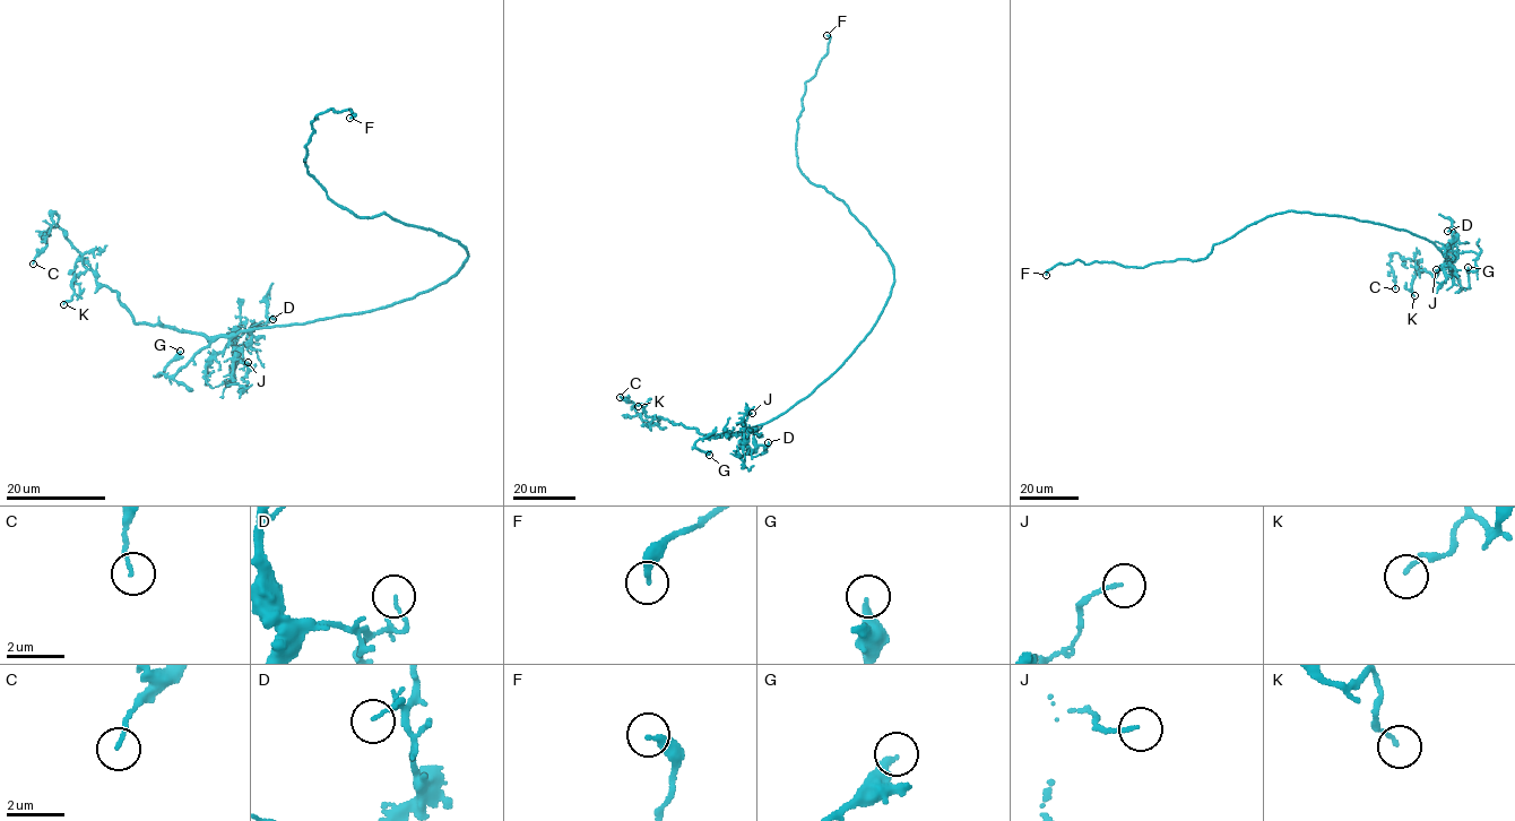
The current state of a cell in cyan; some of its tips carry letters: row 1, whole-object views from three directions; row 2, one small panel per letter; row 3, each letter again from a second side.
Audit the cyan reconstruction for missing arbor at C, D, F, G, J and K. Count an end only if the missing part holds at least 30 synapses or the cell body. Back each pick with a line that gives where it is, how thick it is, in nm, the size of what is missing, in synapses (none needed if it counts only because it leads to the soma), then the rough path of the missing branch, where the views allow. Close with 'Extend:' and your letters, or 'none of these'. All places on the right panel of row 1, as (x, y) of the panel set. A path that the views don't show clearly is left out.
F: at (1046, 275); 240 nm thick
Extend: F

